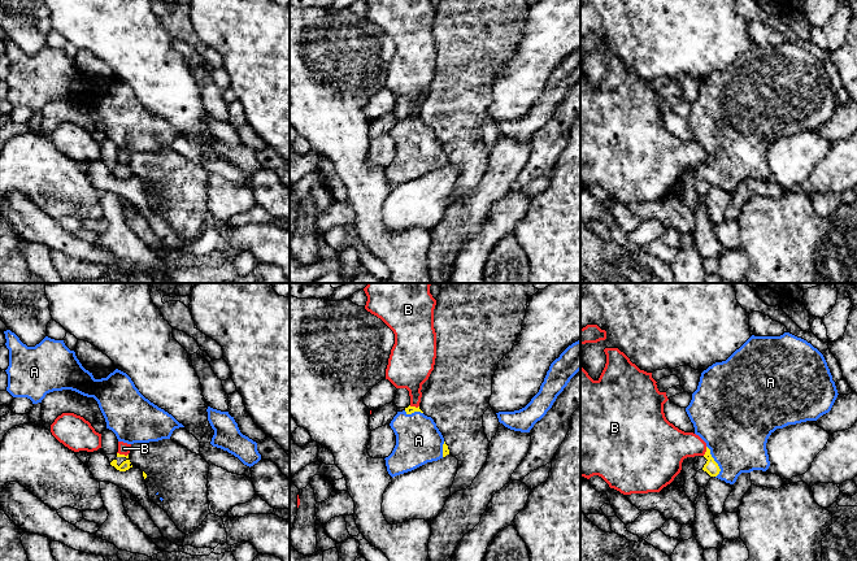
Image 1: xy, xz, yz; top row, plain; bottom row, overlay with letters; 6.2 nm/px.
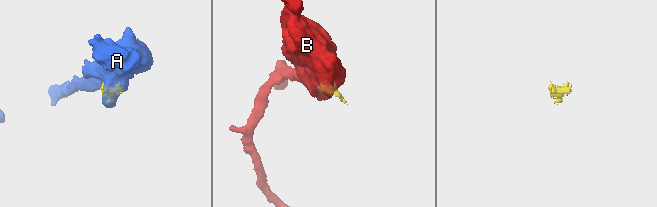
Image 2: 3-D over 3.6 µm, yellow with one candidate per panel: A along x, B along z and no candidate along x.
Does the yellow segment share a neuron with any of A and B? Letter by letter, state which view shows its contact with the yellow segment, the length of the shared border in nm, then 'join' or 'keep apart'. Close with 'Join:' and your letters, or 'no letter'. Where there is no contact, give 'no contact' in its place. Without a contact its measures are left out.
A: yz | 200 nm | join
B: yz | 60 nm | keep apart
Join: A

